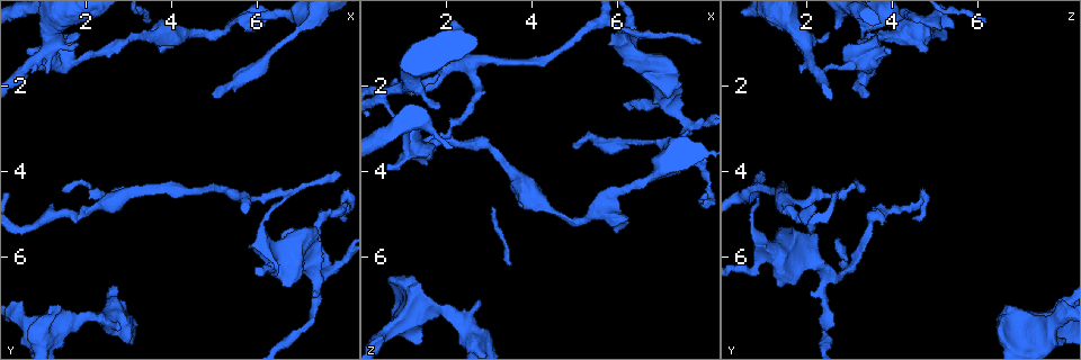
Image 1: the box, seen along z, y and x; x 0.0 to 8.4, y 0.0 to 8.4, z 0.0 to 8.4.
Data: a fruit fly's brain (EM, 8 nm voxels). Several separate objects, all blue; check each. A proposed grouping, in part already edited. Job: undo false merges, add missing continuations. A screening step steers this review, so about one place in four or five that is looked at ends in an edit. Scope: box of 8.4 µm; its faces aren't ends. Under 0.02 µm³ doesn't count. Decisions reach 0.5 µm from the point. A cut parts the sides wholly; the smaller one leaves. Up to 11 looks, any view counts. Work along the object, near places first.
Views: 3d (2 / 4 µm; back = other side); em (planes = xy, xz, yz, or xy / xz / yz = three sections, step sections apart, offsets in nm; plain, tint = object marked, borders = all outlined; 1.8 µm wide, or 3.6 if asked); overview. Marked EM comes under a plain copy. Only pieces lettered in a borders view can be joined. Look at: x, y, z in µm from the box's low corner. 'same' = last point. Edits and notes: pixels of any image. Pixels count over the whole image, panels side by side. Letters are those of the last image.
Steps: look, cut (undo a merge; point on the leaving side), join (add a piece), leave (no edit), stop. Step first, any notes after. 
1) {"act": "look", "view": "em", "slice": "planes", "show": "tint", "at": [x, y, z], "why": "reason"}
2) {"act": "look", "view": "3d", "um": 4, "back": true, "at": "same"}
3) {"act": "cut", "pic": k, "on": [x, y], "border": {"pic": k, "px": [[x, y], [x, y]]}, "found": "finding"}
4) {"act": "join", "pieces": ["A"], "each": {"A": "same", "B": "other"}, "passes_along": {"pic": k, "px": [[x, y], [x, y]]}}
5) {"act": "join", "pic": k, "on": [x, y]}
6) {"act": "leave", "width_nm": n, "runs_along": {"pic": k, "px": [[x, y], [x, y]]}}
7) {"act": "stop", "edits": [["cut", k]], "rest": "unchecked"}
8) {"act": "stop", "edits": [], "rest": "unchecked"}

{"act": "look", "view": "3d", "um": 4, "at": [2.50, 4.75, 1.50], "why": "sharp bend"}

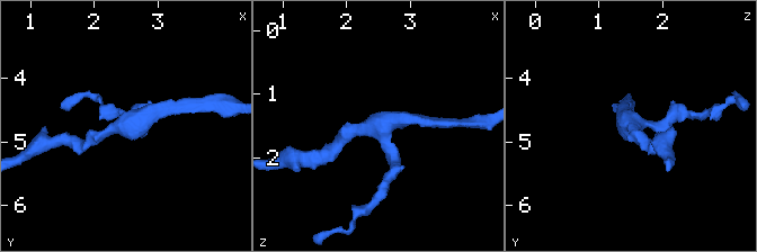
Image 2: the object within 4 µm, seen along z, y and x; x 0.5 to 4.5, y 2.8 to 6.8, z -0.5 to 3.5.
{"act": "look", "view": "em", "slice": "planes", "show": "borders", "at": [2.50, 4.80, 1.50], "why": "now the EM"}

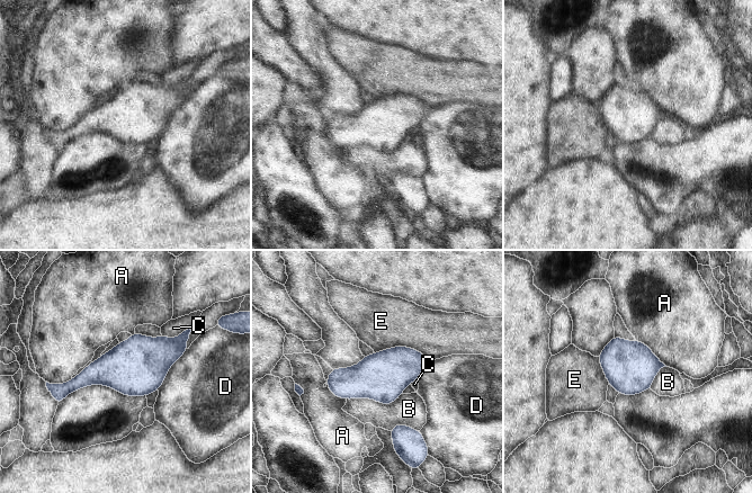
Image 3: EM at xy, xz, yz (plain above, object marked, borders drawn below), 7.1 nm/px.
{"act": "leave", "each": {"A": "other", "B": "other", "C": "other", "D": "other", "E": "other"}, "border": {"pic": 3, "px": [[402, 393], [388, 404], [347, 400]]}, "found": "continuous, no second neuron"}

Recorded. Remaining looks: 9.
{"act": "look", "view": "em", "slice": "yz", "step": 4, "show": "borders", "at": [0.60, 1.70, 2.20], "why": "sudden change in width"}

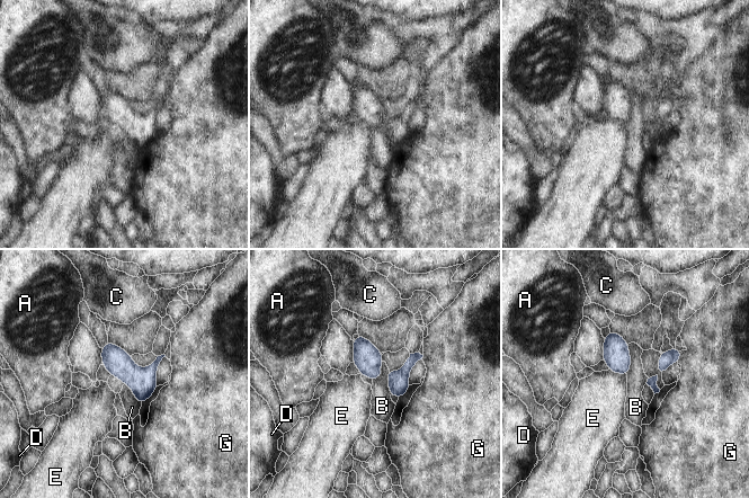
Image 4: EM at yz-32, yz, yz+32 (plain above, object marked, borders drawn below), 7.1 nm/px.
{"act": "look", "view": "em", "slice": "planes", "show": "borders", "at": "same", "why": "another direction"}

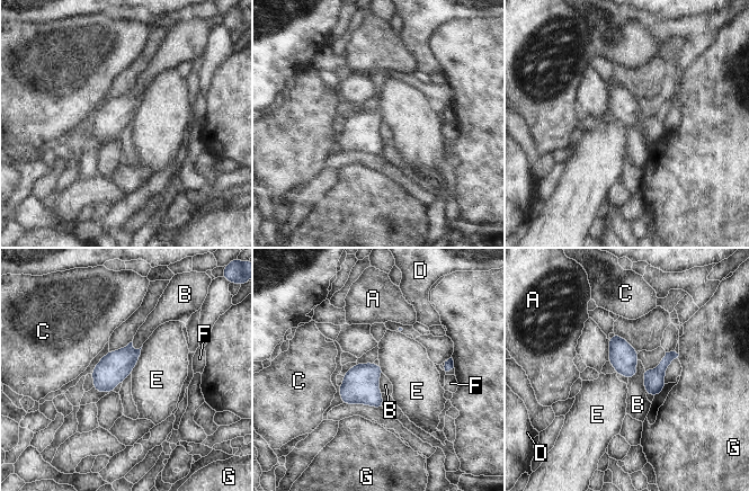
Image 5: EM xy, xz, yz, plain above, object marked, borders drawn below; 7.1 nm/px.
{"act": "leave", "longest_contact_nm": ["E", 220], "each": {"A": "other", "B": "other", "C": "other", "D": "other", "E": "other", "F": "other", "G": "other"}, "border": {"pic": 5, "px": [[643, 368], [643, 389], [645, 394]]}, "found": "all the same neuron"}

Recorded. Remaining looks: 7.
{"act": "look", "view": "3d", "um": 4, "at": [7.30, 6.40, 2.50], "why": "abrupt turn"}

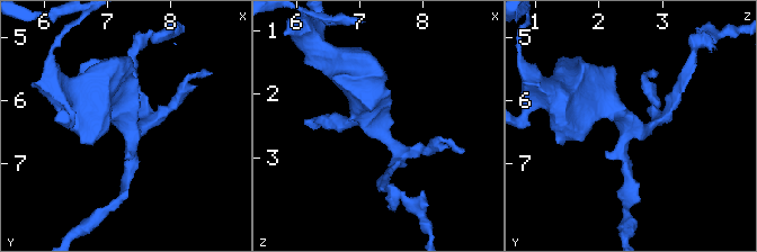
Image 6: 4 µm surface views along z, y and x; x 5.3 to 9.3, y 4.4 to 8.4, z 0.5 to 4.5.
{"act": "look", "view": "em", "slice": "xy", "step": 8, "show": "borders", "at": [7.25, 6.40, 2.50], "arms": 4, "why": "shape alone is not enough"}

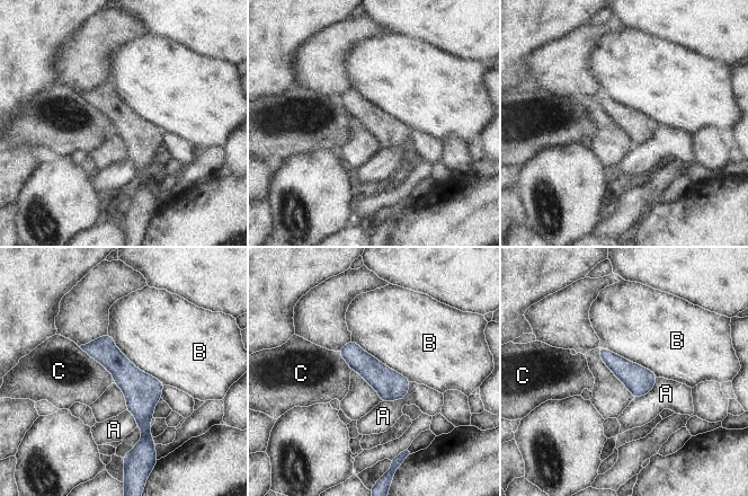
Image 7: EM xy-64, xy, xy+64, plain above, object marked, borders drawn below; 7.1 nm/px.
{"act": "look", "view": "em", "slice": "planes", "show": "borders", "at": "same", "why": "another direction"}

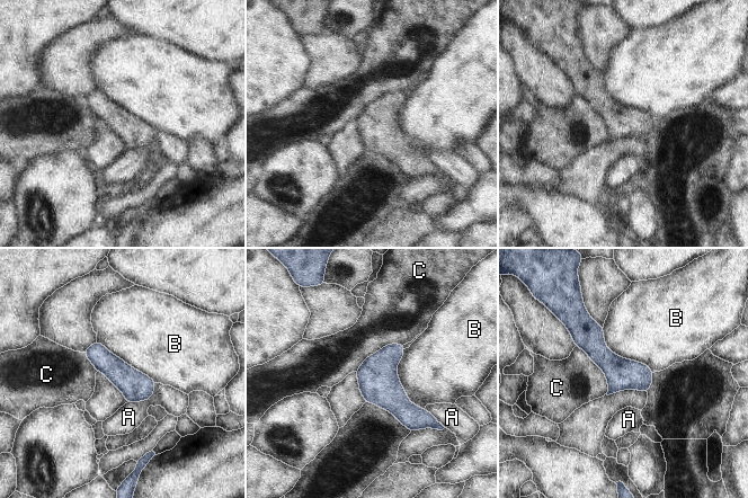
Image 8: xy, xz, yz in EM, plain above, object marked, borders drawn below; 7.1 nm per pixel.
{"act": "leave", "each": {"A": "other", "B": "other", "C": "other"}, "found": "one neuron here"}

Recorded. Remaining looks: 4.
{"act": "look", "view": "em", "slice": "yz", "step": 4, "show": "borders", "at": [2.80, 7.70, 7.10], "why": "free end"}

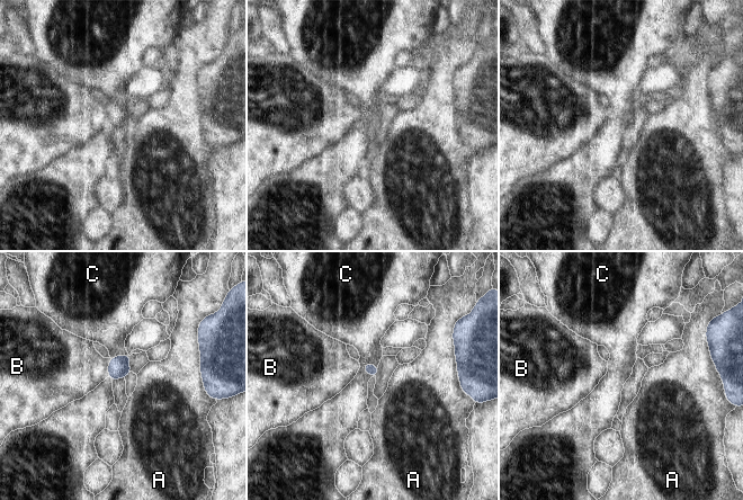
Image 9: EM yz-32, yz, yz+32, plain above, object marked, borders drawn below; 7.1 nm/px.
{"act": "look", "view": "em", "slice": "xz", "step": 4, "show": "borders", "at": "same"}

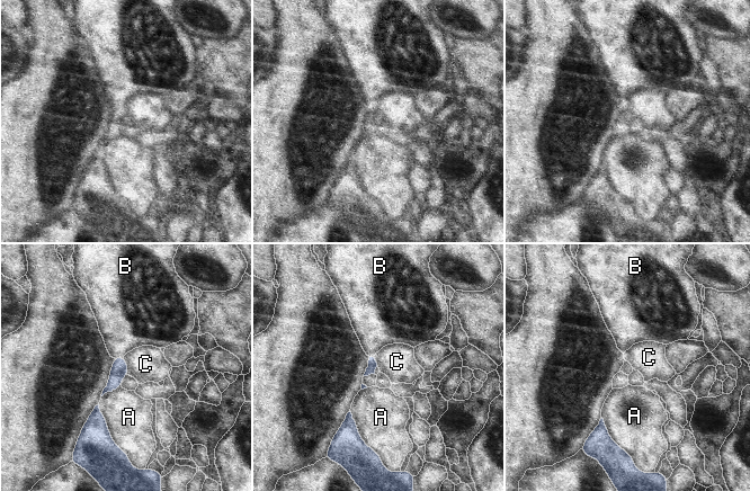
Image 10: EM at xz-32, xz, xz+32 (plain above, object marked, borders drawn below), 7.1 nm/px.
{"act": "leave", "each": {"A": "other", "B": "other", "C": "other"}, "border": {"pic": 10, "px": [[123, 357], [126, 363], [127, 374]]}, "found": "none of them fits"}

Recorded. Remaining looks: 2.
{"act": "stop", "edits": [], "rest": "unchecked"}

